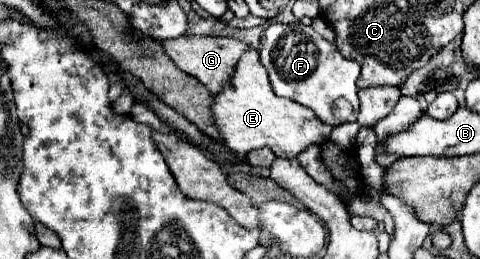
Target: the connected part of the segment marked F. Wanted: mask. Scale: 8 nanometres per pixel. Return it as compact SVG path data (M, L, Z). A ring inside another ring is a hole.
M301 22L271 24L261 36L259 56L277 96L295 100L311 108L317 118L329 126L357 120L359 98L355 82L359 78L359 64L345 60L339 54L337 46L313 32L311 26L305 26ZM341 98L345 102L337 102Z

